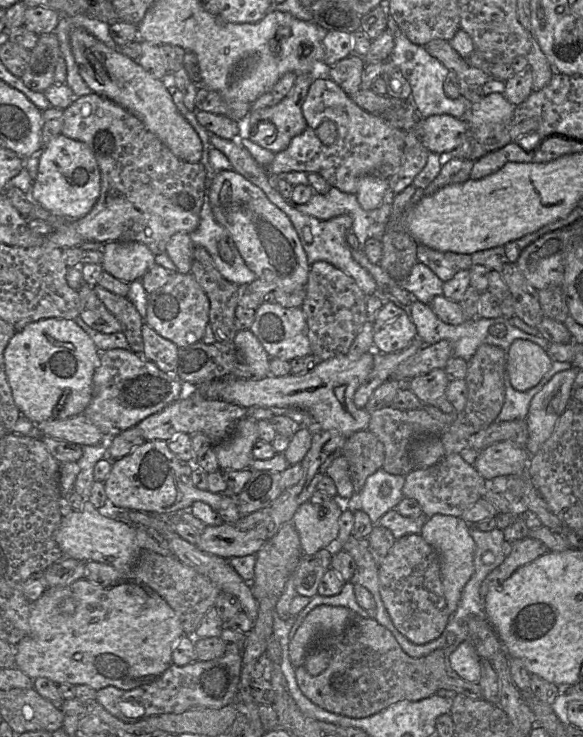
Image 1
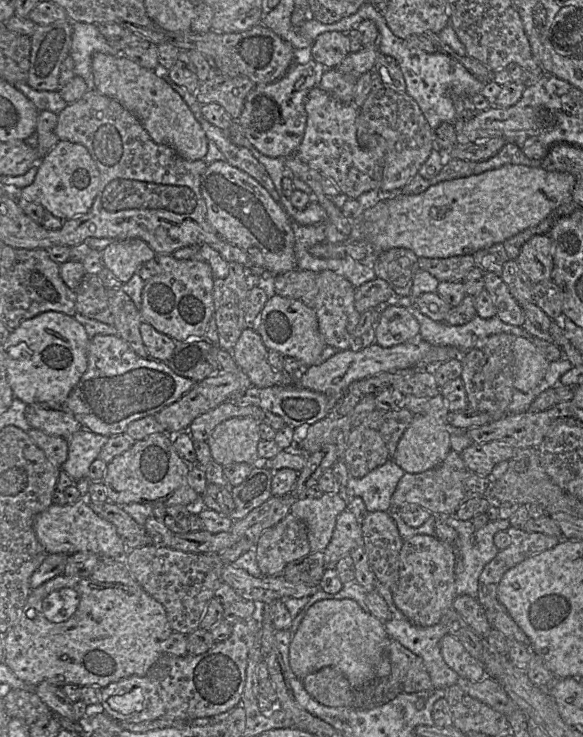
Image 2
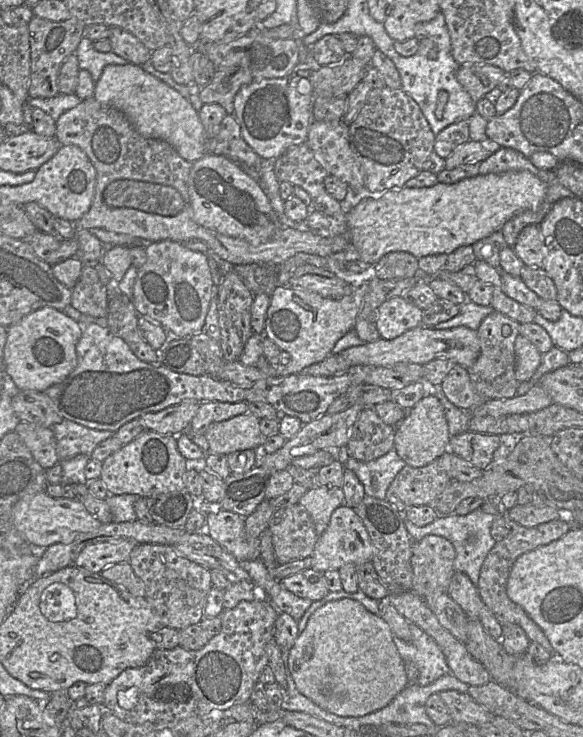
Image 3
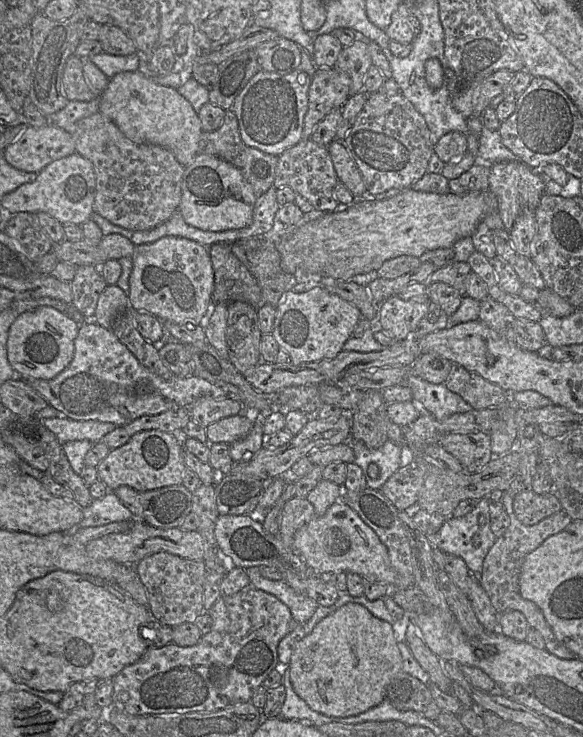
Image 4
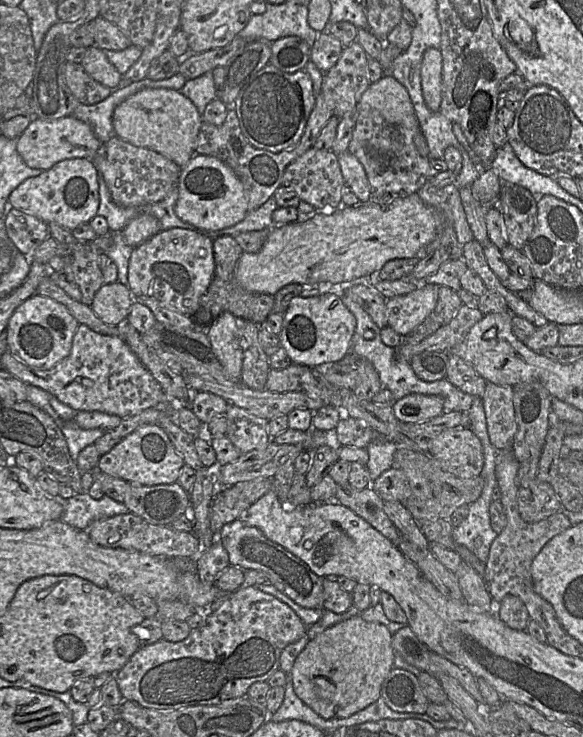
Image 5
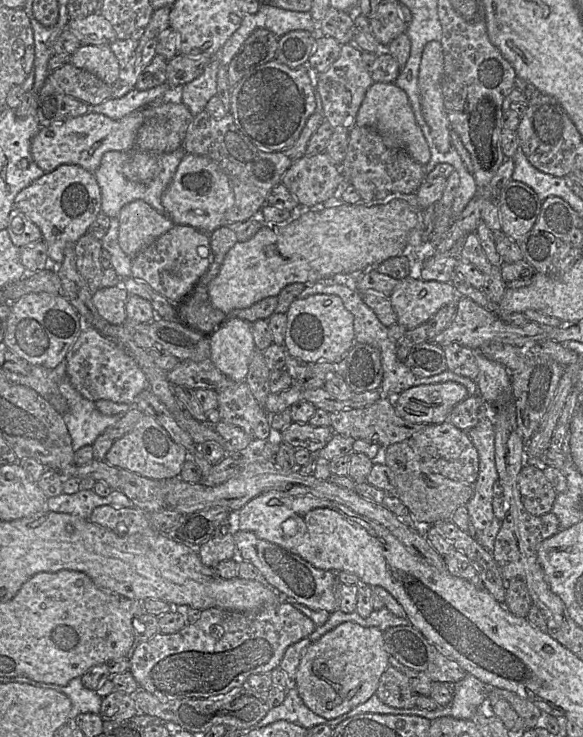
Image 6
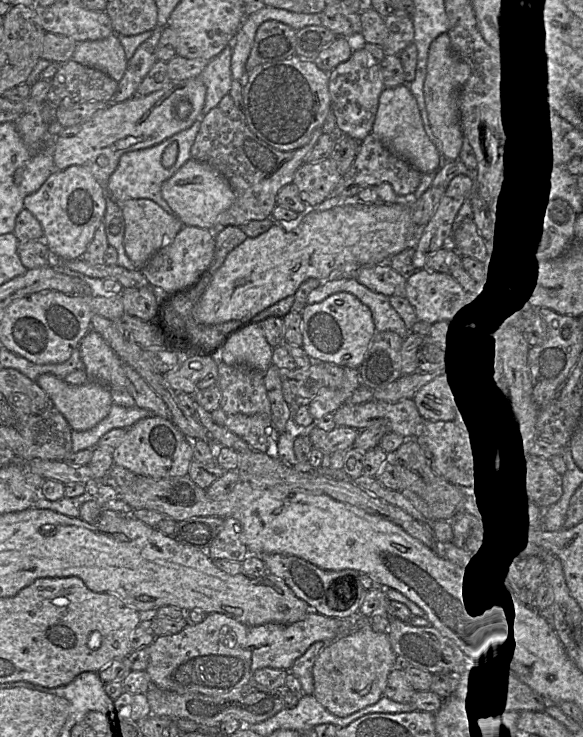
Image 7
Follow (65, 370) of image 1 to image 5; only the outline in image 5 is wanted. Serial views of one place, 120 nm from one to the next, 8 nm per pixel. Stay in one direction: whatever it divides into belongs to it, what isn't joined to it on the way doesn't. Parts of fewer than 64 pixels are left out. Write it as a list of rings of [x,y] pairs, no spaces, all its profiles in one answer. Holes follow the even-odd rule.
[[[34,294],[15,309],[8,321],[5,330],[8,351],[32,368],[49,370],[69,355],[79,325],[63,304]]]

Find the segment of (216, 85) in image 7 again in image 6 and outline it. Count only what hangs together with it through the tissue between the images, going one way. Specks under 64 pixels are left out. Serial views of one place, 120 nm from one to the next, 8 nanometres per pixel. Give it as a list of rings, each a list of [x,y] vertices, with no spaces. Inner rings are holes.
[[[219,59],[212,60],[200,76],[180,87],[180,101],[194,117],[204,111],[209,100],[216,95],[220,66]]]

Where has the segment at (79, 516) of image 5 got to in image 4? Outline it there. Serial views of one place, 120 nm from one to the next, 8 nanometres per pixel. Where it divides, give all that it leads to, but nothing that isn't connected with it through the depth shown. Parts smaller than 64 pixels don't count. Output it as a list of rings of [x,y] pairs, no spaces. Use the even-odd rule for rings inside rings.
[[[109,491],[101,498],[93,499],[92,503],[82,510],[83,518],[78,524],[81,528],[135,520],[131,511],[121,503],[113,491]]]

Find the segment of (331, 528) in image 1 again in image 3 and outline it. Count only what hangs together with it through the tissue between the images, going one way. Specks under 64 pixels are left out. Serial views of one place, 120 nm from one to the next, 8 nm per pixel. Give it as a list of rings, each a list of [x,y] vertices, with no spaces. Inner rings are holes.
[[[318,485],[309,489],[298,502],[310,514],[320,536],[328,527],[333,511],[344,504],[344,492],[339,487]]]

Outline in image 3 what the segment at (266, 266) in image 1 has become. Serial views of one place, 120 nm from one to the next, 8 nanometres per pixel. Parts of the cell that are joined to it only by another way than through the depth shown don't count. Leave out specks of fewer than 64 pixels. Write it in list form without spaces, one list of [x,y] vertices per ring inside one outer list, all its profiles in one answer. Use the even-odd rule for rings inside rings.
[[[206,153],[192,164],[188,177],[188,190],[194,221],[221,235],[240,238],[252,244],[268,241],[280,228],[276,212],[257,180],[250,177],[238,164],[225,156]]]

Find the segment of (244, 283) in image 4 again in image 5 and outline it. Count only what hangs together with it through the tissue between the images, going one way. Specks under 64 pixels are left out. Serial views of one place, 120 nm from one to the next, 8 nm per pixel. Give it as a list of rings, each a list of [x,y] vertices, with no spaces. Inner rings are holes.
[[[224,235],[213,239],[214,275],[211,283],[203,296],[209,305],[212,319],[217,318],[224,311],[230,312],[236,318],[262,325],[274,306],[274,296],[269,294],[253,293],[239,287],[234,280],[234,270],[236,264],[244,252],[235,239],[229,235]]]

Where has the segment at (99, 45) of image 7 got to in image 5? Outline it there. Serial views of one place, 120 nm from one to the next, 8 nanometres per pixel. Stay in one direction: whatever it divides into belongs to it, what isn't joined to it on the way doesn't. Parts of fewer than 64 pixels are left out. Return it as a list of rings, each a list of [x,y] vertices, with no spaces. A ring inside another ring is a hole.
[[[96,46],[87,48],[80,63],[85,72],[98,83],[114,90],[118,88],[121,74],[107,58],[105,52]]]

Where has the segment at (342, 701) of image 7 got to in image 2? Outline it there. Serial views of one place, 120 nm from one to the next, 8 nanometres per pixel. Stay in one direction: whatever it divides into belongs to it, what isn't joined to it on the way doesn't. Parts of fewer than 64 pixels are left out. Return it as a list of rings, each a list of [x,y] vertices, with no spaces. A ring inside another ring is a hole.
[[[324,599],[315,602],[306,612],[297,631],[292,636],[289,647],[289,664],[299,680],[317,672],[324,667],[338,669],[353,687],[364,687],[374,680],[379,680],[390,674],[390,660],[388,645],[390,638],[386,632],[384,622],[366,613],[360,605],[352,599]]]

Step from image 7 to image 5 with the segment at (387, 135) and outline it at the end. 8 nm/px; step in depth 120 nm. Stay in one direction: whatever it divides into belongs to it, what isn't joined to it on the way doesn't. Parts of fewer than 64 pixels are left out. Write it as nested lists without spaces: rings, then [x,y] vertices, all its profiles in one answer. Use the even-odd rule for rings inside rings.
[[[391,74],[371,83],[363,93],[358,110],[370,108],[378,110],[386,121],[410,130],[417,151],[421,156],[428,157],[429,147],[408,91]]]

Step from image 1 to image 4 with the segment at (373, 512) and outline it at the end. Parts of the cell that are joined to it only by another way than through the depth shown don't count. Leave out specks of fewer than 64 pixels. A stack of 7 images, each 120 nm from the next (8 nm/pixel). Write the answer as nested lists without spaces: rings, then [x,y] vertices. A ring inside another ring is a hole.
[[[387,440],[377,449],[369,449],[363,442],[349,441],[353,448],[355,459],[353,463],[357,464],[363,472],[366,481],[366,488],[380,490],[385,482],[400,468],[403,459],[402,445]],[[370,464],[377,465],[379,476],[377,479],[371,479],[368,476],[367,469]]]

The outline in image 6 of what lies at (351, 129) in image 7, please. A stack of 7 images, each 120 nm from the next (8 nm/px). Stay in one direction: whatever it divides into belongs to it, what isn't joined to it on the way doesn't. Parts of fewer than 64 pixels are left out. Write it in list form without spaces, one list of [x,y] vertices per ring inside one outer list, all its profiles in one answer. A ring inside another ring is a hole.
[[[354,44],[342,45],[339,58],[318,77],[317,88],[322,100],[324,119],[334,128],[355,126],[357,113],[373,83],[363,61],[362,51]]]

